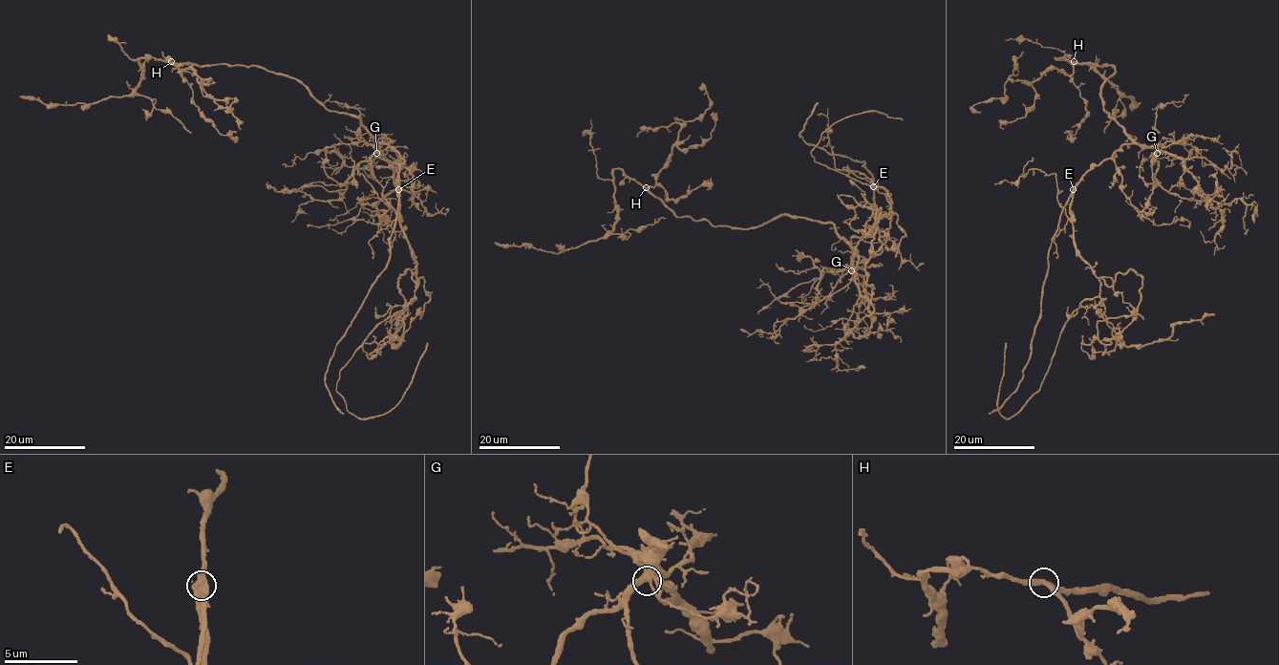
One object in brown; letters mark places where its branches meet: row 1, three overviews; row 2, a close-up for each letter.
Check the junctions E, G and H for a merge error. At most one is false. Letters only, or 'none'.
E

